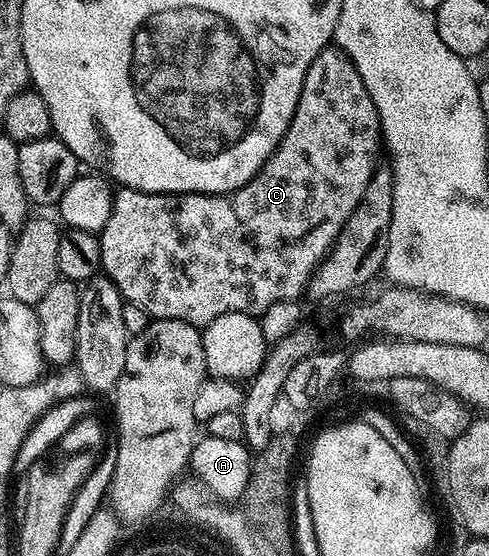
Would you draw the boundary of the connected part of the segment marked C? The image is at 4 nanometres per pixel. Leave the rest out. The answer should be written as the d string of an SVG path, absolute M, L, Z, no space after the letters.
M329 46L323 48L318 54L318 58L314 58L314 62L310 62L310 70L306 70L306 78L302 82L302 94L298 98L298 106L294 110L294 118L290 122L290 126L286 130L286 134L282 138L282 142L276 145L274 154L270 159L264 163L264 166L258 170L256 174L248 177L248 181L242 185L238 190L233 192L143 192L142 190L134 190L133 188L125 188L123 186L115 189L112 197L112 209L110 210L110 218L106 218L106 226L98 235L100 238L100 267L103 275L107 276L115 288L120 291L120 297L123 298L125 304L133 304L138 306L141 310L146 310L146 314L152 320L181 320L187 324L192 324L198 329L207 328L210 322L214 322L214 318L222 318L222 314L230 314L231 312L241 312L247 316L259 317L260 313L266 310L266 306L274 306L274 302L282 302L283 300L300 300L308 291L308 284L311 283L312 277L316 273L316 269L323 263L325 257L332 251L332 245L335 244L336 239L340 237L340 232L346 226L346 222L354 214L356 207L362 202L362 194L366 194L366 186L370 186L372 176L375 174L378 161L376 159L382 154L382 133L380 130L380 119L378 118L378 110L374 106L374 102L370 98L370 94L366 90L366 86L362 82L362 78L358 74L358 70L354 66L354 62L350 62L350 58L346 53L338 47Z

